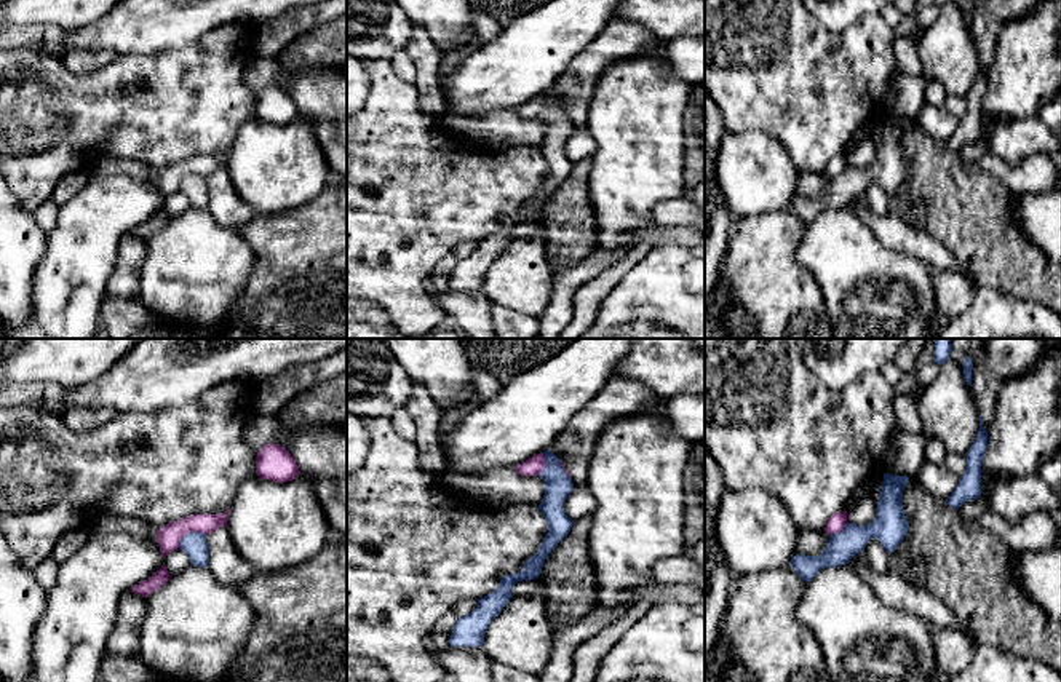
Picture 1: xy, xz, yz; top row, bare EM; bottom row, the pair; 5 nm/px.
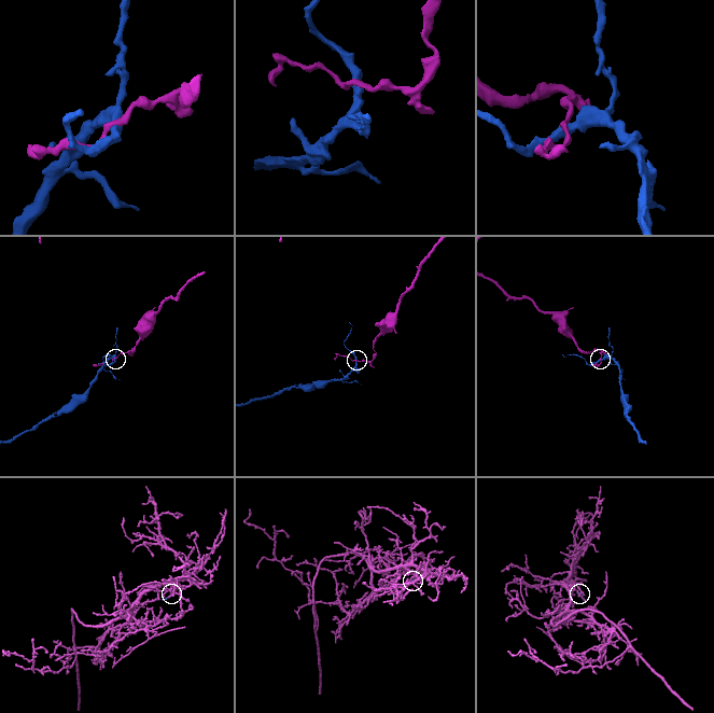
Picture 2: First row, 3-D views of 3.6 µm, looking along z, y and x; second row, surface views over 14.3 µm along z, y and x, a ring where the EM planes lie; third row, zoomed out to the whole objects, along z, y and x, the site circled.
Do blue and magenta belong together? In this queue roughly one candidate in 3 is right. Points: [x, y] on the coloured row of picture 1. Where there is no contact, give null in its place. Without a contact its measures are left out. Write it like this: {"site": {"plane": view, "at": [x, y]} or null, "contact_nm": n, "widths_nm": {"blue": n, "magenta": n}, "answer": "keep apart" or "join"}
{"site": {"plane": "xy", "at": [189, 532]}, "contact_nm": 160, "widths_nm": {"blue": 130, "magenta": 130}, "answer": "keep apart"}

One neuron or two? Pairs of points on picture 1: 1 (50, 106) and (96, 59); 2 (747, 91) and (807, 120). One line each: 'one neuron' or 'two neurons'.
1: two neurons
2: one neuron

